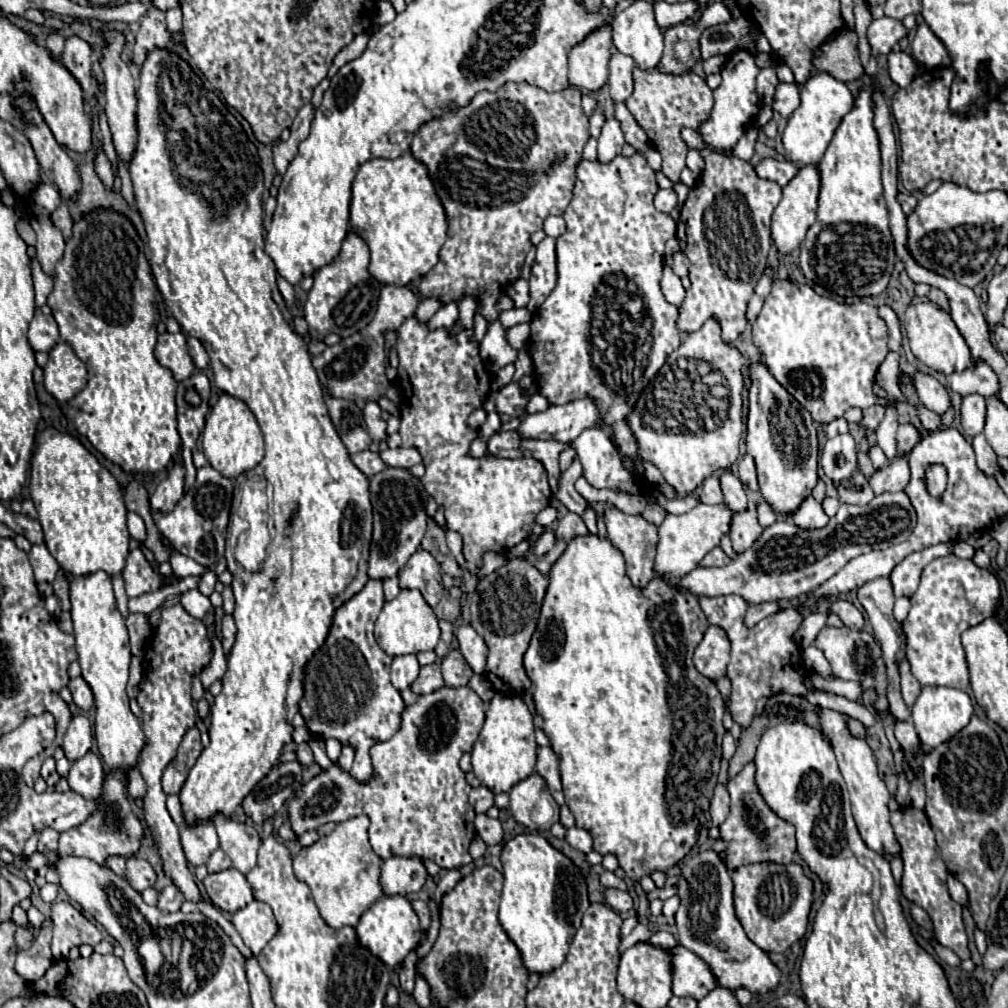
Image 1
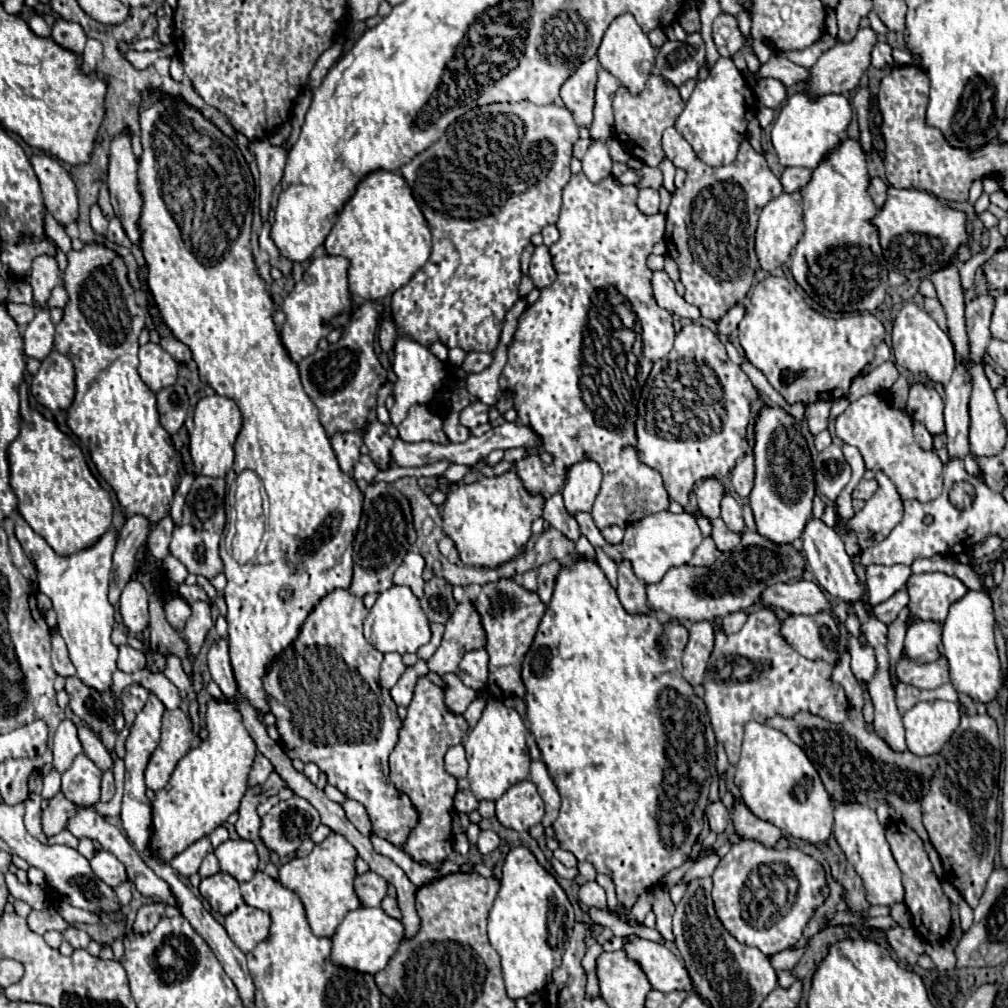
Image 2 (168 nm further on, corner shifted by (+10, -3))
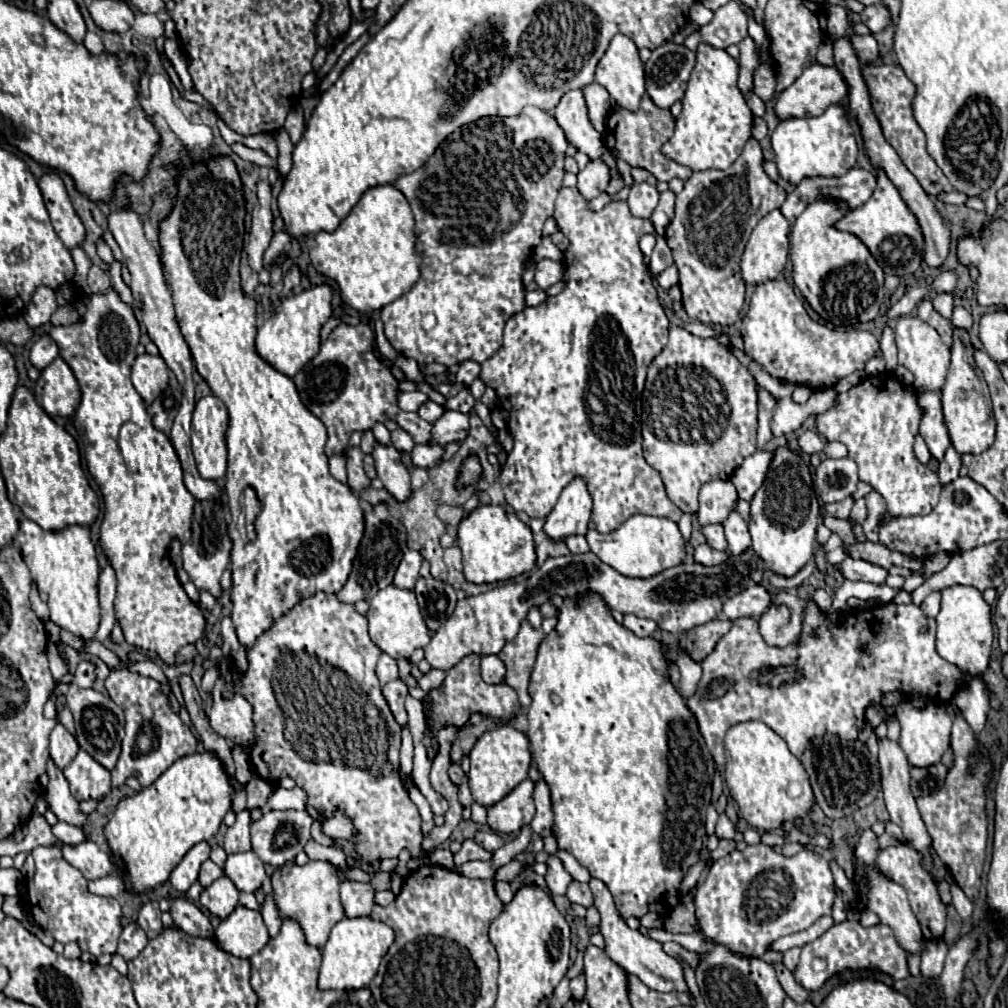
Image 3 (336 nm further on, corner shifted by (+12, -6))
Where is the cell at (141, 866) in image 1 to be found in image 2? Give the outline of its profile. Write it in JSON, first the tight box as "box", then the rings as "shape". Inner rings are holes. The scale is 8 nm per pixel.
{"box":[90,849,128,887],"shape":[[[98,849],[96,857],[90,861],[90,865],[92,865],[92,871],[94,871],[102,881],[106,881],[106,883],[112,885],[112,887],[118,887],[118,885],[122,885],[122,883],[128,881],[124,863],[120,863],[120,861],[118,861],[112,853],[108,853],[108,851]]]}

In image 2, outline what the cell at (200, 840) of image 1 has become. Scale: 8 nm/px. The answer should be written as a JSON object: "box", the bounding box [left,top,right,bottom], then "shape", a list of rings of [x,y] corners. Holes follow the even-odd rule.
{"box":[170,837,212,877],"shape":[[[202,837],[198,839],[196,843],[192,843],[190,847],[186,847],[182,853],[178,853],[170,865],[180,873],[180,875],[186,875],[190,877],[192,873],[198,873],[198,867],[202,863],[202,859],[212,851],[212,845],[210,845],[210,839],[208,837]]]}

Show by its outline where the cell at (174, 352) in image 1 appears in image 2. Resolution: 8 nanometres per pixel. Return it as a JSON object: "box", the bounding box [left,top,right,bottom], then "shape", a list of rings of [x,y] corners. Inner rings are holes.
{"box":[138,343,178,393],"shape":[[[146,343],[140,347],[140,367],[138,373],[142,381],[158,393],[164,387],[176,383],[178,377],[178,363],[174,357],[160,345],[160,343]]]}

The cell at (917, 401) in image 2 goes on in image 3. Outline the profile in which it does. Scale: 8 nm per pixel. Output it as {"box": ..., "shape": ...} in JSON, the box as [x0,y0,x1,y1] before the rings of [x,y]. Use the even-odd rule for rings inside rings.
{"box":[918,392,950,462],"shape":[[[920,392],[918,404],[922,406],[922,422],[920,422],[920,436],[928,444],[932,458],[938,462],[944,458],[946,450],[950,448],[950,436],[946,432],[946,424],[942,420],[942,402],[936,392]]]}

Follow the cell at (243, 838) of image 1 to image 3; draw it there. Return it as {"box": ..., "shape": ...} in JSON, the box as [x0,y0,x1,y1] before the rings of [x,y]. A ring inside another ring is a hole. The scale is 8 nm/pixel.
{"box":[224,850,264,892],"shape":[[[250,850],[240,854],[230,854],[224,866],[224,874],[234,882],[234,886],[242,892],[256,892],[264,878],[264,862]]]}

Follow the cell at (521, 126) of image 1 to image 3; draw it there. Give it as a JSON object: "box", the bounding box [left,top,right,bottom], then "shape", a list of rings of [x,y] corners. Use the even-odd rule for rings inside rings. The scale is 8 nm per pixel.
{"box":[380,106,568,366],"shape":[[[526,106],[518,116],[514,118],[496,118],[492,120],[476,120],[472,124],[462,126],[462,130],[456,130],[454,134],[450,134],[436,150],[436,154],[424,164],[424,168],[418,168],[412,174],[400,176],[394,186],[406,196],[406,200],[412,206],[412,214],[416,220],[414,232],[416,232],[416,252],[422,256],[420,262],[420,280],[412,286],[412,290],[408,294],[404,294],[402,298],[394,300],[392,304],[384,306],[380,312],[380,318],[384,322],[384,334],[388,338],[388,342],[406,358],[414,358],[416,362],[438,362],[444,366],[452,366],[452,364],[462,364],[466,360],[474,360],[478,364],[482,364],[486,358],[490,358],[492,354],[496,354],[502,346],[502,330],[506,320],[512,314],[518,314],[520,310],[526,308],[524,302],[524,282],[522,282],[522,274],[526,268],[526,262],[530,258],[530,254],[534,252],[534,248],[540,244],[542,238],[542,226],[544,220],[548,216],[552,216],[552,202],[558,196],[562,178],[564,178],[564,152],[568,148],[566,136],[562,132],[562,128],[558,126],[558,122],[554,120],[554,116],[550,116],[548,112],[542,112],[540,108],[534,106]]]}

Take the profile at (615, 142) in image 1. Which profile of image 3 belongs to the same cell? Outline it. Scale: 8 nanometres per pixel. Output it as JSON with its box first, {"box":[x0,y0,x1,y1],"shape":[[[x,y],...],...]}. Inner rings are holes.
{"box":[578,160,610,200],"shape":[[[592,160],[584,170],[578,172],[578,192],[584,200],[592,200],[606,190],[610,182],[610,170],[604,162]]]}

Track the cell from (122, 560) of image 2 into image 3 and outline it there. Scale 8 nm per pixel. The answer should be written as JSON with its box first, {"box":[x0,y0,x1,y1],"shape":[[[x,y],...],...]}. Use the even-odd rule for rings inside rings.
{"box":[96,564,116,640],"shape":[[[106,564],[100,582],[98,582],[98,600],[100,600],[100,626],[96,630],[96,640],[106,640],[116,618],[114,618],[114,596],[116,596],[116,576],[114,570]]]}

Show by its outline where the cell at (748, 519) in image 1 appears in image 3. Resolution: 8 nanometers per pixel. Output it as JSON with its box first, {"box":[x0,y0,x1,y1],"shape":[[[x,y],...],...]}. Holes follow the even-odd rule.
{"box":[702,524,728,550],"shape":[[[708,524],[702,528],[706,540],[708,540],[708,546],[712,546],[714,550],[728,550],[728,544],[726,544],[726,538],[724,538],[724,528],[722,524]]]}

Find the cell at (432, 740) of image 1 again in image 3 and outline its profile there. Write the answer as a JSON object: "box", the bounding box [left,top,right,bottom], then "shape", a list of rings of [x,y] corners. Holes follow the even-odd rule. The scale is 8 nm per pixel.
{"box":[250,810,310,868],"shape":[[[304,810],[268,812],[250,826],[252,850],[274,868],[294,860],[310,840],[310,816]]]}

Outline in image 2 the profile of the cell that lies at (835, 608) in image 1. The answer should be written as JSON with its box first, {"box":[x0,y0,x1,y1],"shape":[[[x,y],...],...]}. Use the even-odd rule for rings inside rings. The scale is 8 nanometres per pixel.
{"box":[760,581,832,615],"shape":[[[796,581],[784,585],[772,585],[772,589],[764,589],[764,597],[760,597],[760,605],[784,609],[792,615],[816,615],[822,611],[832,611],[832,603],[826,599],[822,589],[812,581]]]}

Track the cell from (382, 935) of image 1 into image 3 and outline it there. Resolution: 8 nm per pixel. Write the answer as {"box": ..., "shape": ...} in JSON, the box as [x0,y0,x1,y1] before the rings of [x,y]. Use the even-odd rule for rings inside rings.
{"box":[318,918,394,990],"shape":[[[342,918],[330,932],[322,950],[322,968],[318,978],[320,990],[358,990],[366,988],[376,976],[382,956],[394,942],[394,930],[372,918]]]}

